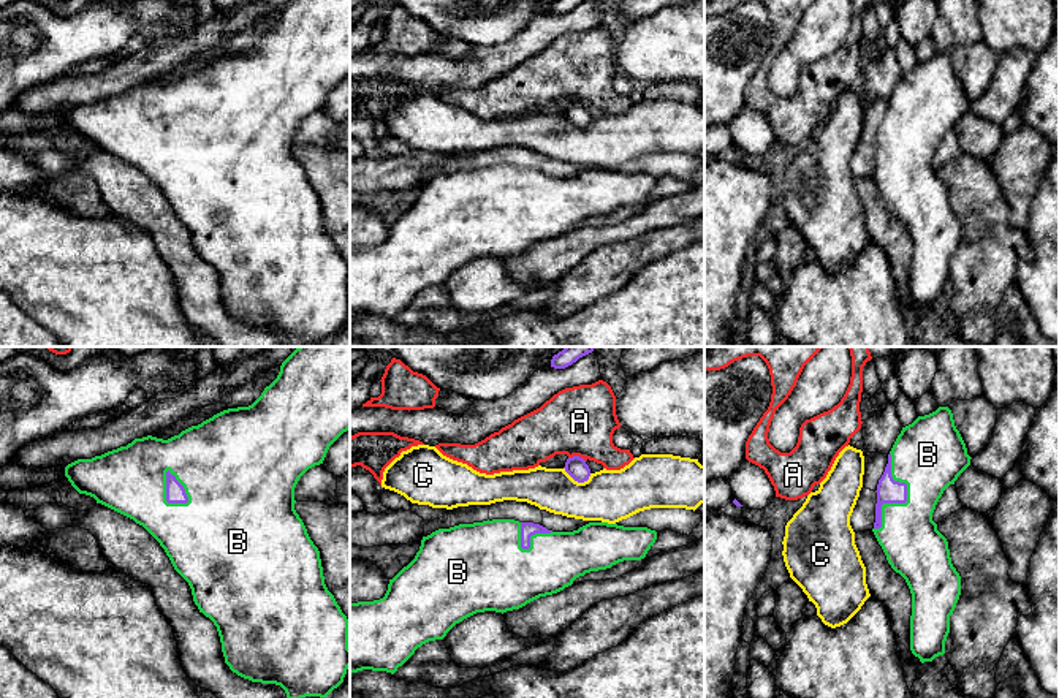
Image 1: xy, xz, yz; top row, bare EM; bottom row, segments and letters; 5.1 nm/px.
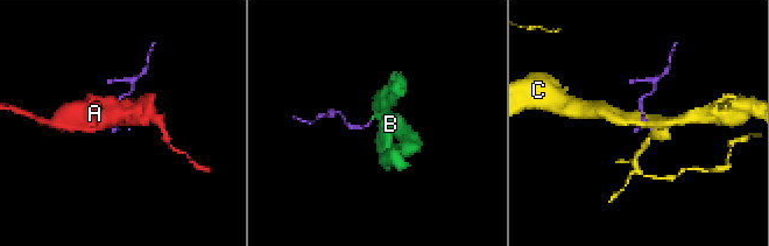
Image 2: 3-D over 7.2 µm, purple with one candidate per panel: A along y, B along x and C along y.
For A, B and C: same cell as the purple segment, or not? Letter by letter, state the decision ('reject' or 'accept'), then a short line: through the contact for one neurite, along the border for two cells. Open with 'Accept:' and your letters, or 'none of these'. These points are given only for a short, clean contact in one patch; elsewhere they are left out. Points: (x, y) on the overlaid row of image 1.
Accept: B
A: reject
B: accept
C: reject

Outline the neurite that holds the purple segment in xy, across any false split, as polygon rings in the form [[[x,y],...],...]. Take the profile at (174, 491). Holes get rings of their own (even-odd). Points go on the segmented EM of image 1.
[[[298,347],[280,366],[277,378],[264,388],[249,407],[223,410],[198,426],[192,426],[168,440],[152,435],[135,438],[127,446],[92,459],[78,459],[65,467],[65,476],[79,492],[142,525],[165,549],[174,570],[188,582],[199,613],[217,627],[225,663],[237,676],[252,682],[280,685],[287,698],[326,698],[337,689],[350,668],[348,619],[328,590],[320,551],[294,510],[294,487],[312,467],[323,464],[329,446],[350,429],[350,347]]]

